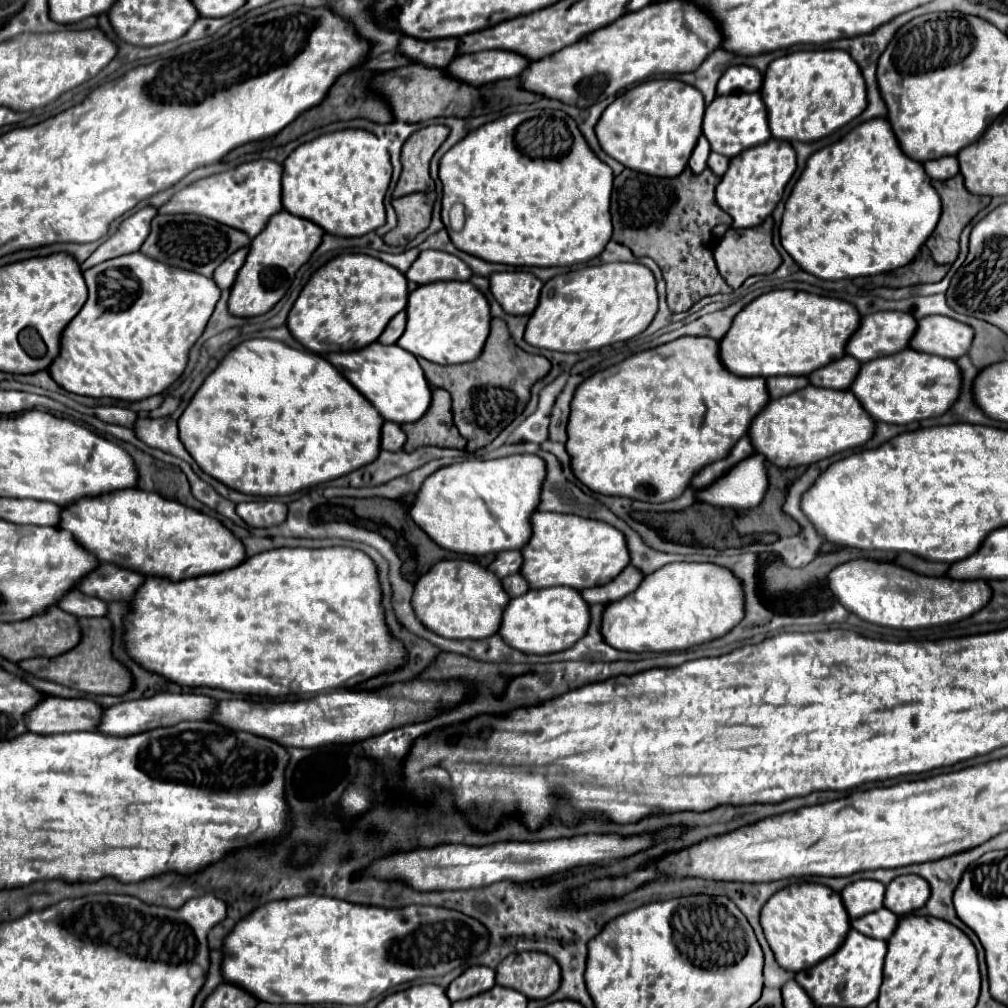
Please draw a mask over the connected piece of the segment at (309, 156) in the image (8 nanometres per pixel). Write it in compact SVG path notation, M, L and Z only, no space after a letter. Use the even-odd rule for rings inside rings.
M345 129L321 135L299 145L283 161L283 209L319 225L337 237L361 237L385 225L385 191L391 181L387 149L363 129Z

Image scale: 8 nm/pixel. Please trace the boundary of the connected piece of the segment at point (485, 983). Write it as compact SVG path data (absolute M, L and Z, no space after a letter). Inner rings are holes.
M473 965L465 969L449 987L447 987L447 997L451 1001L461 1001L469 999L473 995L479 995L495 985L495 971L485 965Z

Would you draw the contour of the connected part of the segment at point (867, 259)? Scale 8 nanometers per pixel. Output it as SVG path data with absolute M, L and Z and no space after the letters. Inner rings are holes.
M869 119L851 129L841 141L819 149L807 161L783 213L781 245L799 267L821 279L853 279L879 275L913 261L933 233L941 215L941 201L923 165L905 157L887 119Z

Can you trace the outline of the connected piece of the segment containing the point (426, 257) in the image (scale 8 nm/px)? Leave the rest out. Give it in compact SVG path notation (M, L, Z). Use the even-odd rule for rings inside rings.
M423 251L407 271L407 279L425 285L435 281L469 281L473 271L459 259L445 251Z

